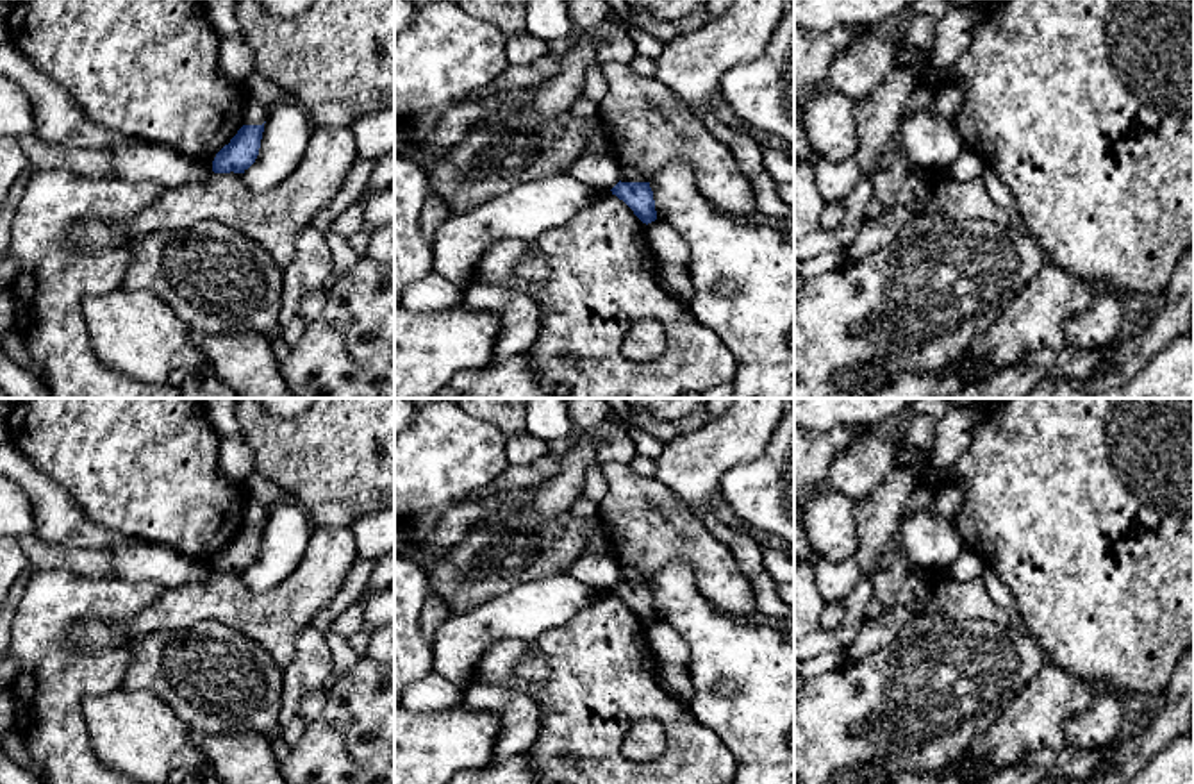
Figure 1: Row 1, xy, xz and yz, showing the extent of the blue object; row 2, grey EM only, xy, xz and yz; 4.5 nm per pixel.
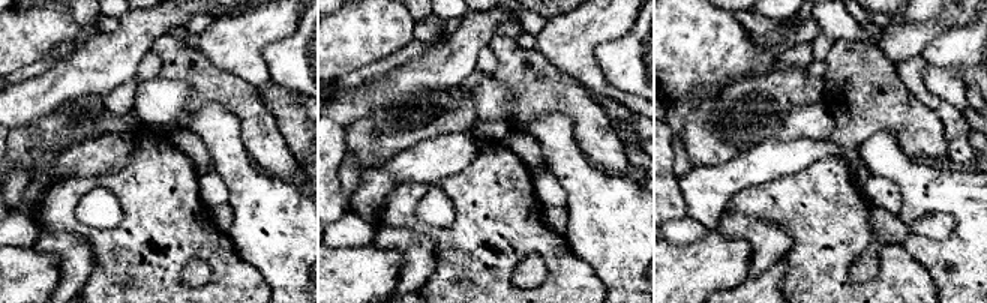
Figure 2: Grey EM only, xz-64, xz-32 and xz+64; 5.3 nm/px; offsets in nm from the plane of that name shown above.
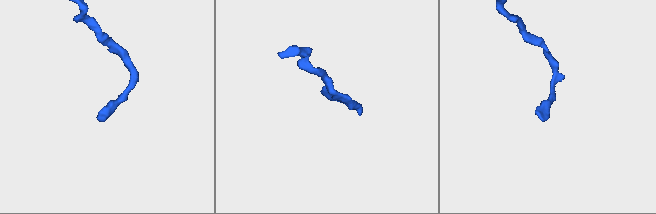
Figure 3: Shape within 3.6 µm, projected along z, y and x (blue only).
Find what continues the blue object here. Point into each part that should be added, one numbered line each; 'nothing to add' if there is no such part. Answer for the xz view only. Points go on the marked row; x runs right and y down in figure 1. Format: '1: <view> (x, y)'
nothing to add

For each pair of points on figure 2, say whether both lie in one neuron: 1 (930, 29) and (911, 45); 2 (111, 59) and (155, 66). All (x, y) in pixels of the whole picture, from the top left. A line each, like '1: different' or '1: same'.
1: same
2: different

